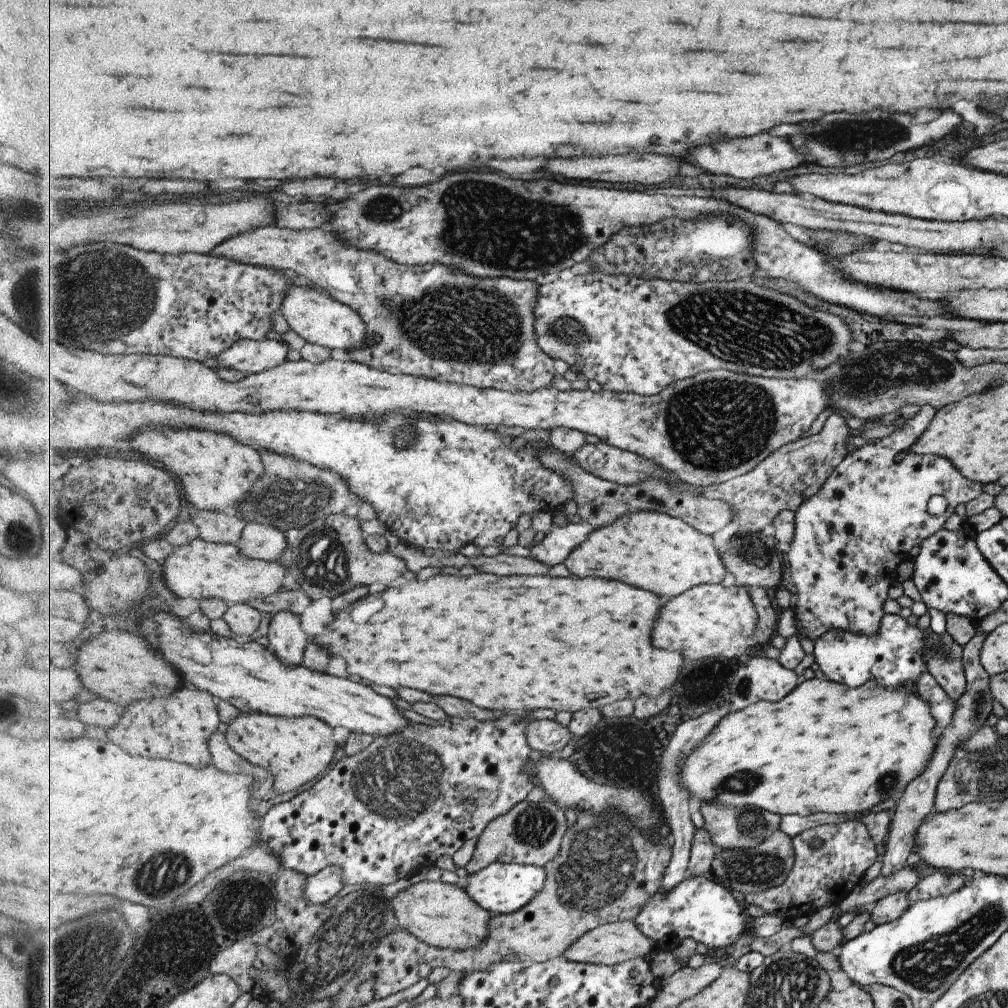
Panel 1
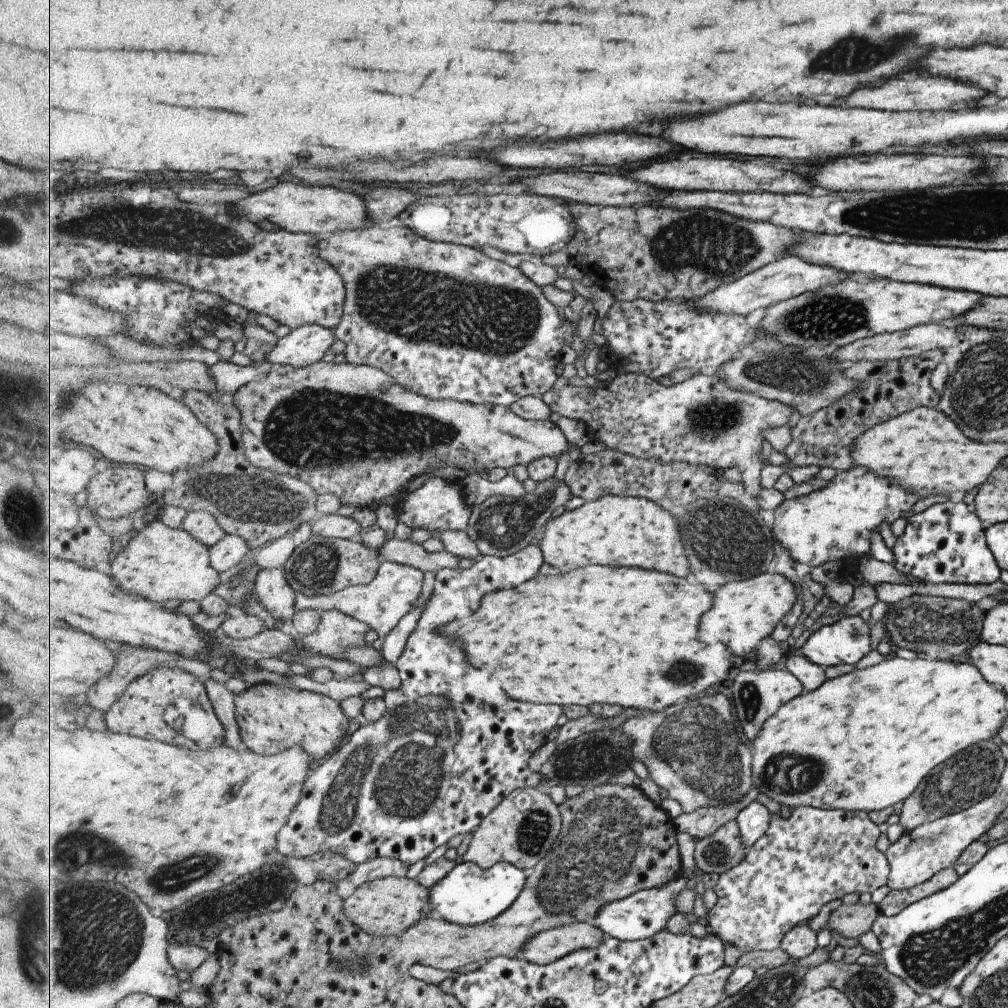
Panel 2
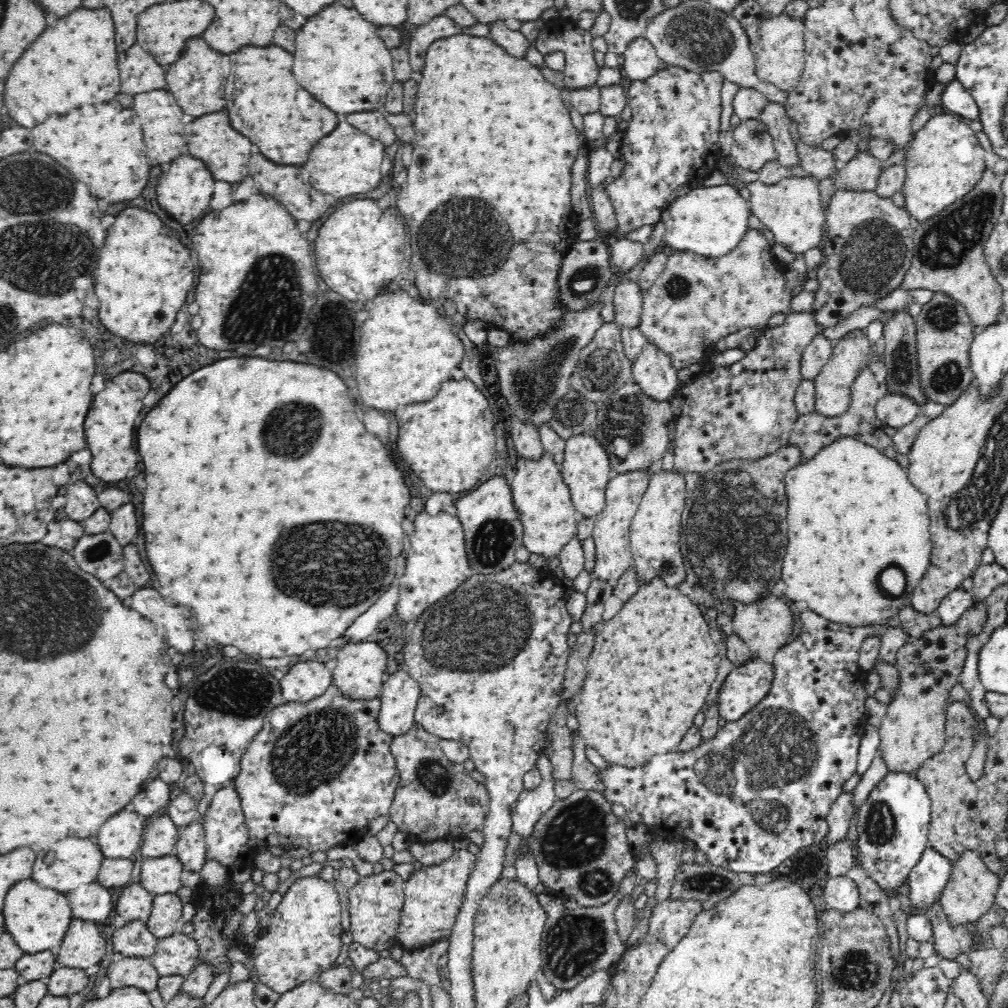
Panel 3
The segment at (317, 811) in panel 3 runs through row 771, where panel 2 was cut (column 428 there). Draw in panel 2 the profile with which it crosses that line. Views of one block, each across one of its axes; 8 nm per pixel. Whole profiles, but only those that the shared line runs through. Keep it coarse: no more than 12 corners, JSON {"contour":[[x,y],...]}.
{"contour":[[344,230],[347,362],[431,400],[555,386],[577,324],[519,266]]}

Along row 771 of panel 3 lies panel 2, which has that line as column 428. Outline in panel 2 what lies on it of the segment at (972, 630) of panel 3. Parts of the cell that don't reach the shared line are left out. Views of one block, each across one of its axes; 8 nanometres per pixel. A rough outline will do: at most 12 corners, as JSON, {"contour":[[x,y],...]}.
{"contour":[[371,880],[343,900],[371,936],[399,936],[433,912],[430,889]]}

